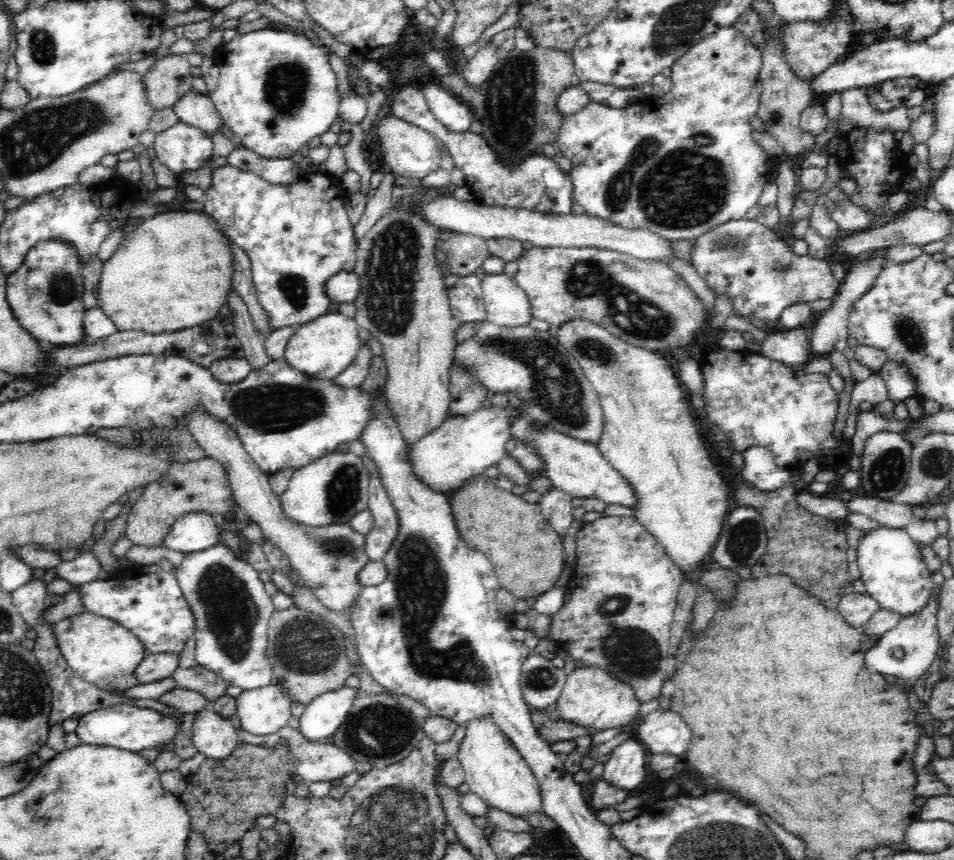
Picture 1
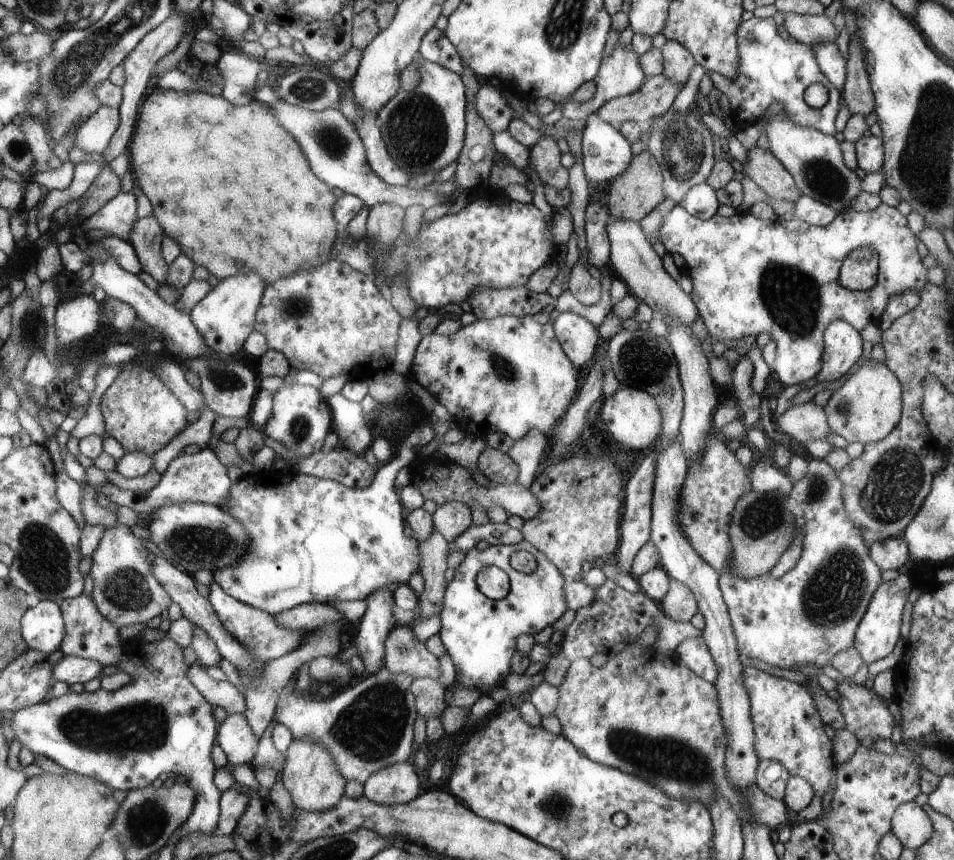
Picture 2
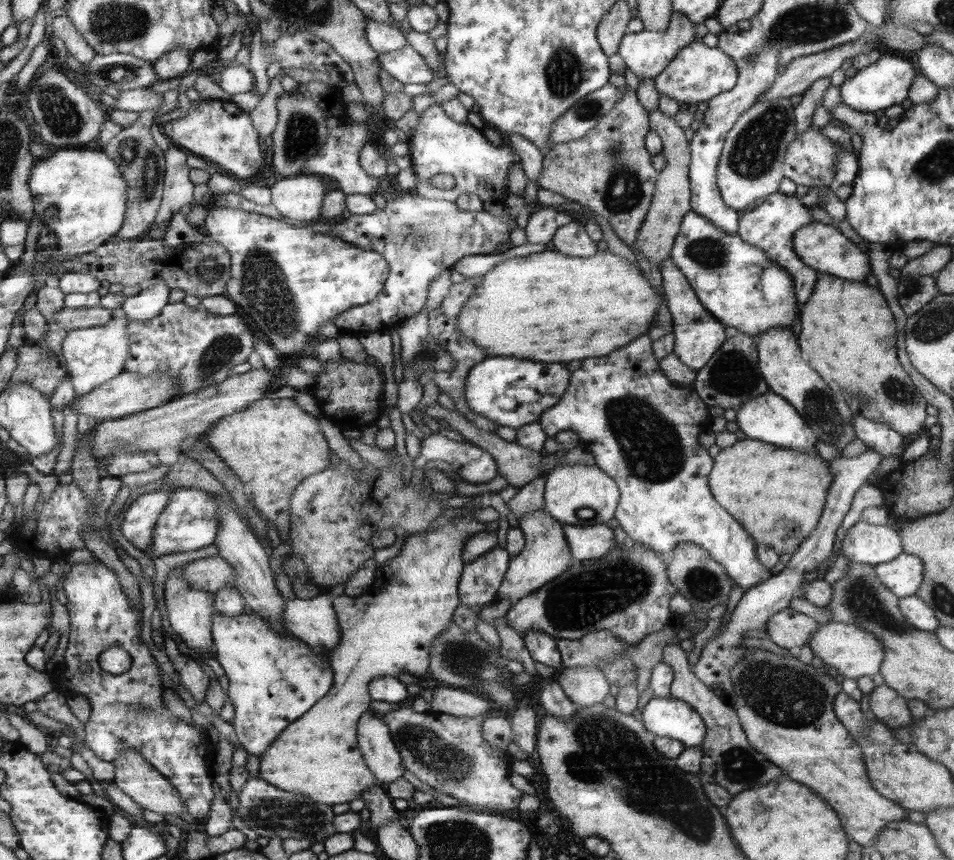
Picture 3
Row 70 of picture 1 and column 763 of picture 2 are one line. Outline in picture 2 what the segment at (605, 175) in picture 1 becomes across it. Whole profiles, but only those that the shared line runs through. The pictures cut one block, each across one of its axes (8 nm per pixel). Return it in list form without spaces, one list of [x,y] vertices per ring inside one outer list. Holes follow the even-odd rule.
[[[749,666],[744,667],[743,677],[755,730],[755,751],[760,760],[780,761],[793,777],[810,783],[816,796],[823,797],[828,790],[833,790],[833,742],[830,742],[824,724],[816,714],[816,705],[807,686]]]

